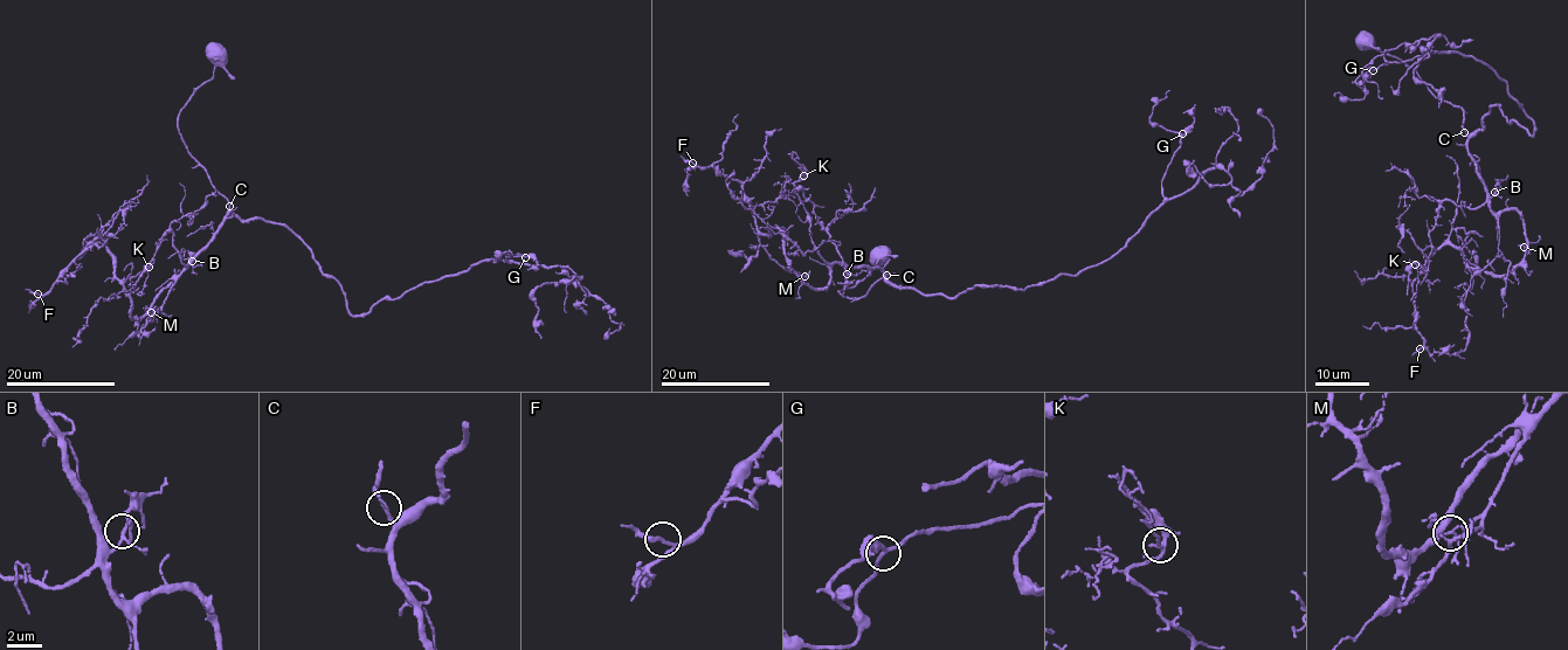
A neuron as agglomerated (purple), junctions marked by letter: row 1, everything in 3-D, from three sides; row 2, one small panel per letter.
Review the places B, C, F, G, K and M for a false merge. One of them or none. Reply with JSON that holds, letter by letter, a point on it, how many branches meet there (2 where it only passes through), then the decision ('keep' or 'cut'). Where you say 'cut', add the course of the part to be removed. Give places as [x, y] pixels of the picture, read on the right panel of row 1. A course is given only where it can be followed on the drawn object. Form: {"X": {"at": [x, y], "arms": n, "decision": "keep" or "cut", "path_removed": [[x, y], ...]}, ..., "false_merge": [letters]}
{"B": {"at": [1494, 192], "arms": 3, "decision": "keep"}, "C": {"at": [1464, 132], "arms": 3, "decision": "keep"}, "F": {"at": [1420, 348], "arms": 3, "decision": "keep"}, "G": {"at": [1373, 70], "arms": 3, "decision": "keep"}, "K": {"at": [1415, 264], "arms": 3, "decision": "keep"}, "M": {"at": [1524, 247], "arms": 3, "decision": "keep"}, "false_merge": []}

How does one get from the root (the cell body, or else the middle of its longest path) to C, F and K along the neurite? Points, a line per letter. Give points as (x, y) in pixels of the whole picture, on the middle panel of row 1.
C: (881, 255), (875, 270), (855, 285), (838, 292), (852, 298), (864, 296), (870, 285), (886, 275)
F: (881, 255), (838, 291), (864, 296), (878, 265), (835, 264), (810, 287), (740, 182), (692, 163)
K: (881, 255), (875, 270), (838, 292), (864, 296), (886, 274), (843, 262), (813, 201), (794, 185), (803, 175)

